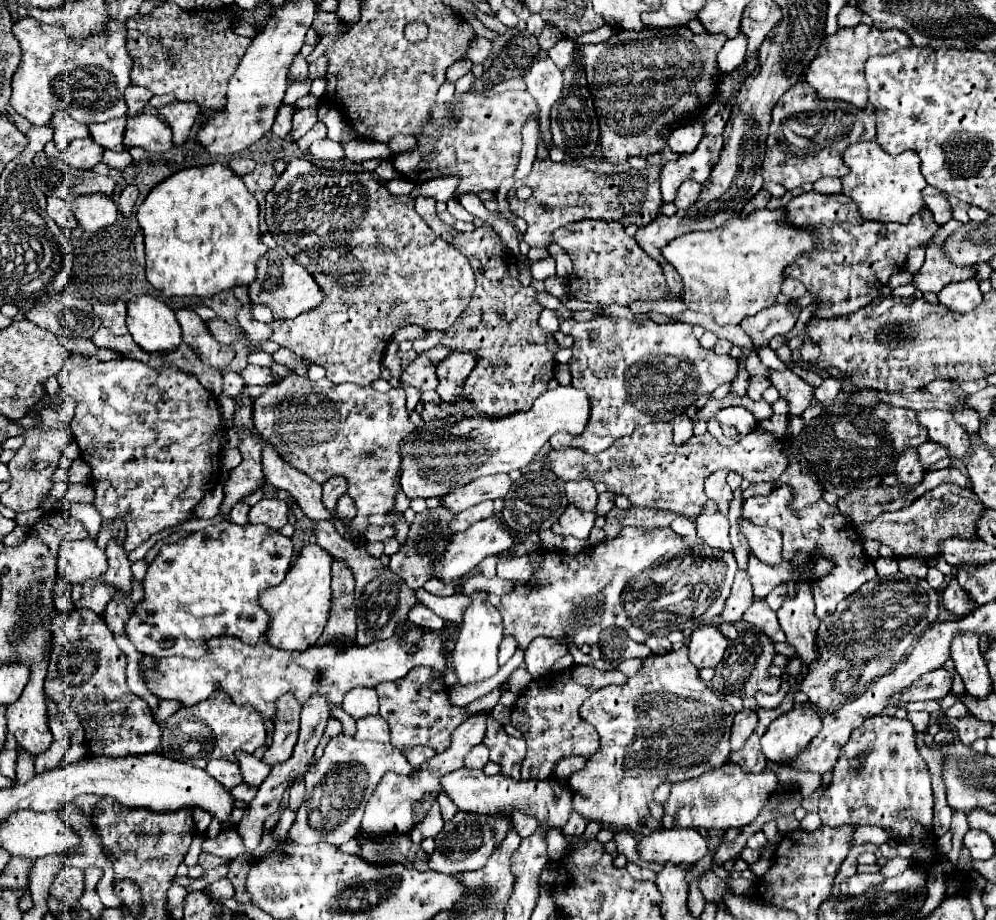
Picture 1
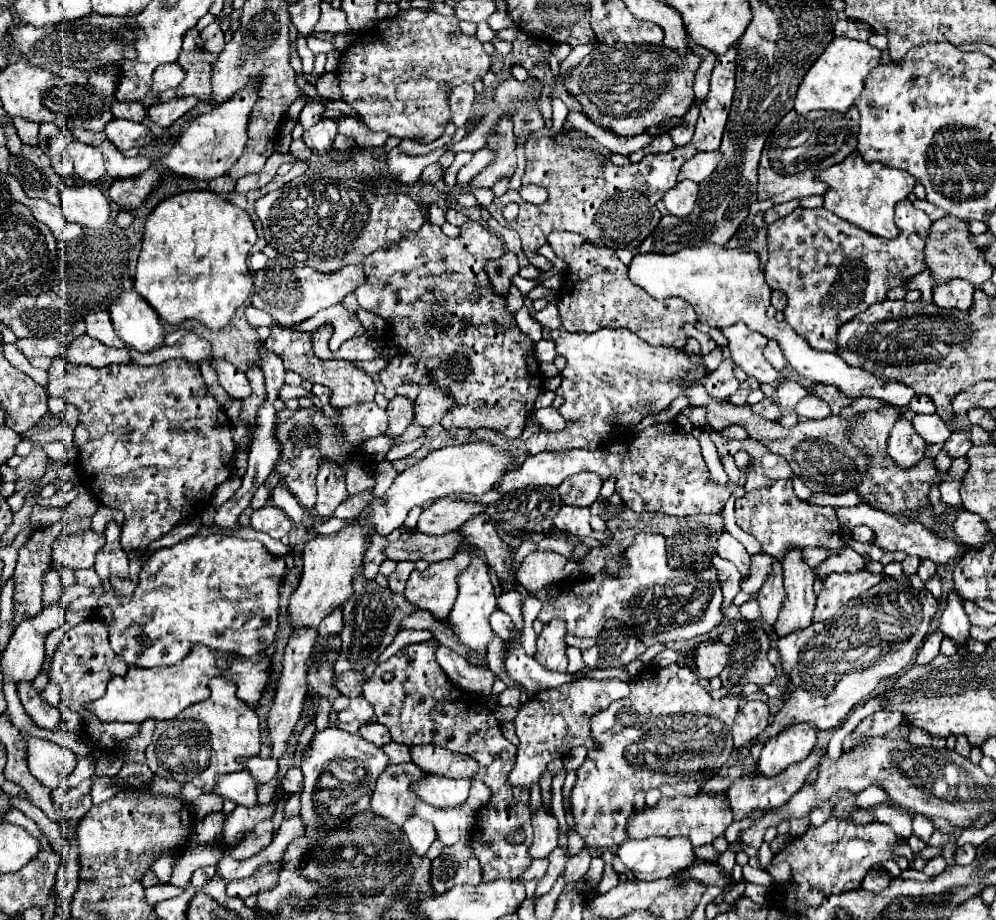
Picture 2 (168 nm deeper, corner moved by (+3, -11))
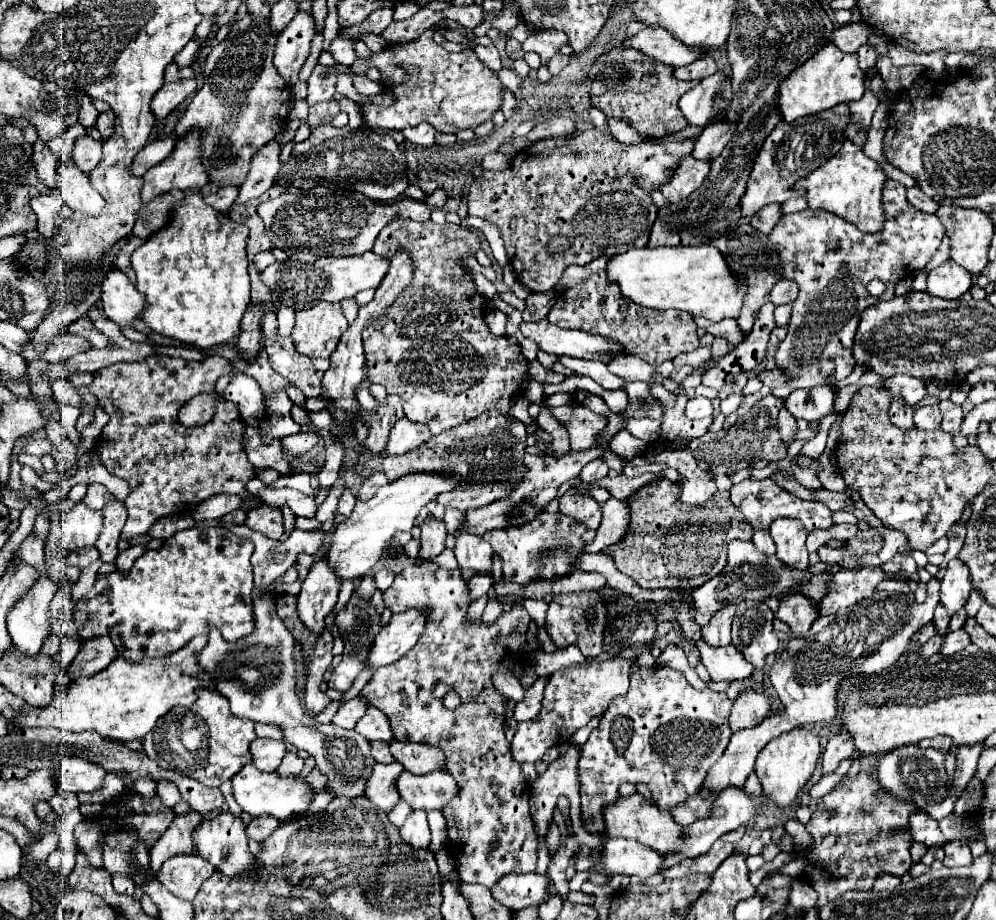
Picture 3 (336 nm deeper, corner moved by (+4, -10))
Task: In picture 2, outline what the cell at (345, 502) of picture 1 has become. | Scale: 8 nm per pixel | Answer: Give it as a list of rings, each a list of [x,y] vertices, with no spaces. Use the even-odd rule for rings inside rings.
[[[372,490],[372,492],[360,492],[360,494],[356,494],[356,496],[348,496],[348,498],[336,508],[334,516],[340,518],[340,520],[352,520],[352,518],[356,518],[356,516],[372,502],[372,494],[374,494],[374,490]]]

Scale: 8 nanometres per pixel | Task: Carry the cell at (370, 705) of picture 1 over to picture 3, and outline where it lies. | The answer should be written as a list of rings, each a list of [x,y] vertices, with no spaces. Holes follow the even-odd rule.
[[[349,699],[345,701],[339,711],[335,713],[333,717],[333,723],[339,725],[339,727],[345,727],[345,729],[353,729],[355,723],[367,713],[367,707],[361,699]]]

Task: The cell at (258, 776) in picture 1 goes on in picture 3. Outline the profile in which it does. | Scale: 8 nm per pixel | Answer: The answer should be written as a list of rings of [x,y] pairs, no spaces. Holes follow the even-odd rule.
[[[255,739],[249,747],[253,755],[253,765],[259,771],[277,771],[281,765],[281,759],[285,757],[285,743],[283,741],[273,741],[273,739]]]

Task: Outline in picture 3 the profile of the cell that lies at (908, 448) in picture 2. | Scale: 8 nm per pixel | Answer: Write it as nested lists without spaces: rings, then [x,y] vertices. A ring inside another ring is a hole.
[[[893,399],[891,401],[891,411],[889,411],[891,423],[895,423],[895,427],[899,427],[901,431],[911,431],[913,425],[913,409],[907,407],[907,403],[903,403],[901,399]]]

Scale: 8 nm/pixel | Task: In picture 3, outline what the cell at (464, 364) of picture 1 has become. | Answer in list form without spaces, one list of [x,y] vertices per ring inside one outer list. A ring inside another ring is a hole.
[[[401,417],[395,427],[391,429],[391,435],[389,435],[389,443],[387,443],[387,451],[391,455],[401,455],[409,449],[415,449],[419,447],[421,443],[429,441],[431,437],[431,431],[427,425],[423,423],[415,423],[407,417]]]

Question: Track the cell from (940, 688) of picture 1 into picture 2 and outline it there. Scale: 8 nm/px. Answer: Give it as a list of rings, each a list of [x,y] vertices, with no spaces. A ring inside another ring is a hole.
[[[880,710],[868,718],[864,718],[856,730],[850,734],[850,736],[884,736],[886,732],[894,730],[902,720],[902,714],[900,712],[886,712],[886,710]]]

